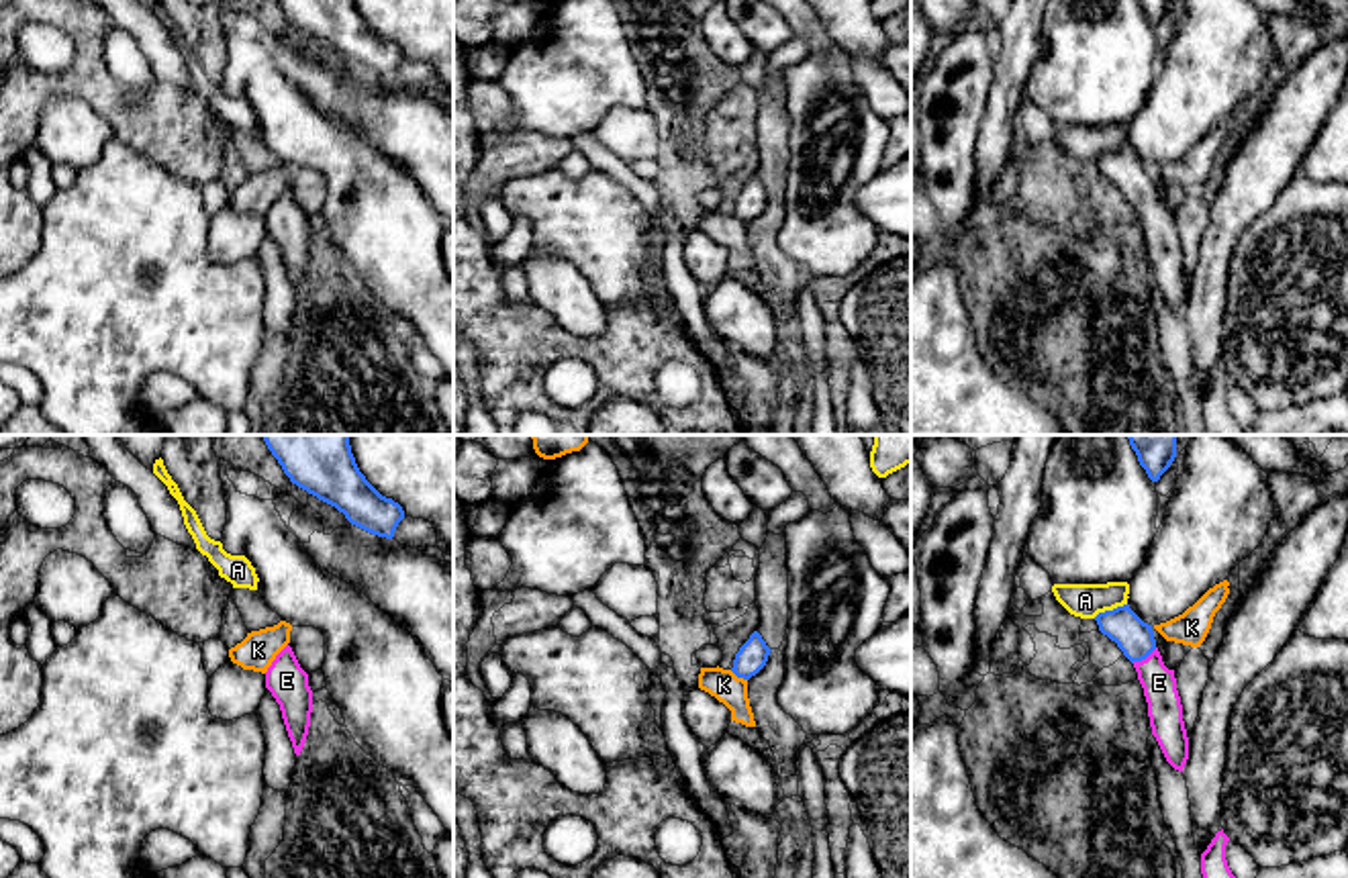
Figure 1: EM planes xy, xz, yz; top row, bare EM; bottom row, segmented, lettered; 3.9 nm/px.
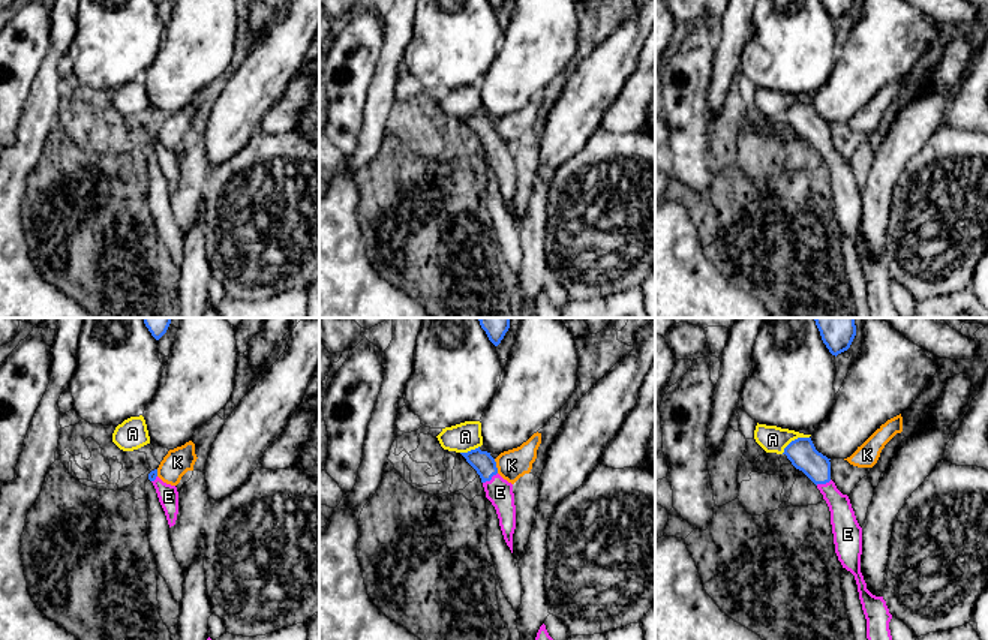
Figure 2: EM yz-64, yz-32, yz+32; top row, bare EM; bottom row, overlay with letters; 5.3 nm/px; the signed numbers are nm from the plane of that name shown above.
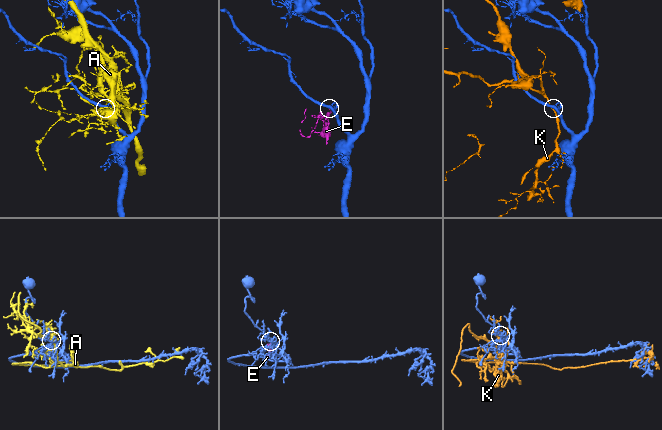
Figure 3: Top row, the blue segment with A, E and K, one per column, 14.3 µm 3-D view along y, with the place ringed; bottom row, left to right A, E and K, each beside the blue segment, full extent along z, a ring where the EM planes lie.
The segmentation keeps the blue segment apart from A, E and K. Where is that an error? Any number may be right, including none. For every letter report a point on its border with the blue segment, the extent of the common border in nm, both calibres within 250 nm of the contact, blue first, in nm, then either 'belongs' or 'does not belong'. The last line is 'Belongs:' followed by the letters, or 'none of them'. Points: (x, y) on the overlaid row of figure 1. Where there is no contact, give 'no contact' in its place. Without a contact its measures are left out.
A: yz (1110, 611) | 150 nm | 150/140 nm | does not belong
E: yz (1144, 658) | 120 nm | 150/140 nm | belongs
K: xz (738, 676) | 80 nm | 120/120 nm | does not belong
Belongs: E

